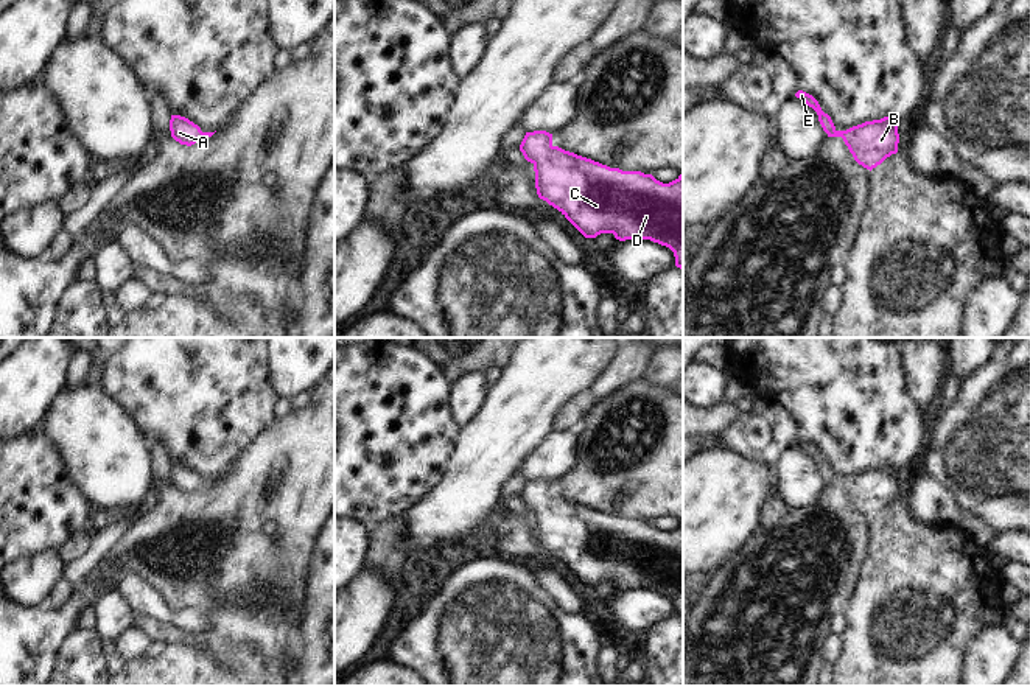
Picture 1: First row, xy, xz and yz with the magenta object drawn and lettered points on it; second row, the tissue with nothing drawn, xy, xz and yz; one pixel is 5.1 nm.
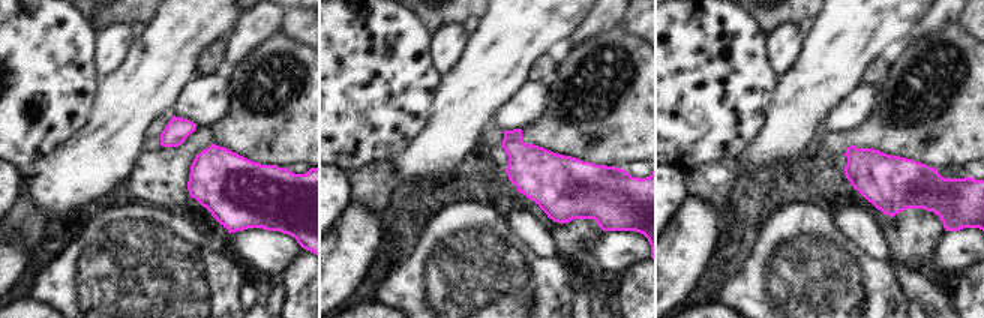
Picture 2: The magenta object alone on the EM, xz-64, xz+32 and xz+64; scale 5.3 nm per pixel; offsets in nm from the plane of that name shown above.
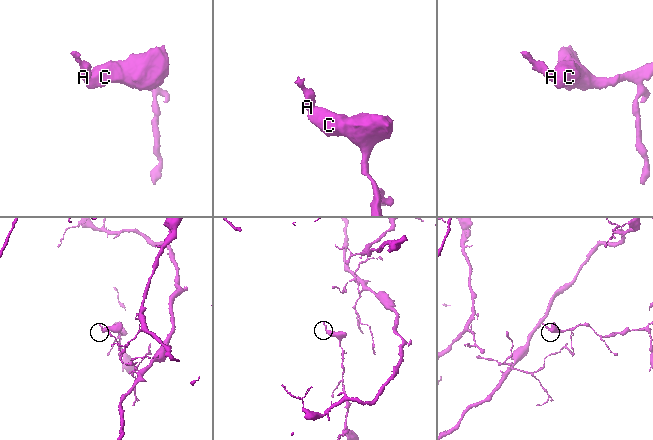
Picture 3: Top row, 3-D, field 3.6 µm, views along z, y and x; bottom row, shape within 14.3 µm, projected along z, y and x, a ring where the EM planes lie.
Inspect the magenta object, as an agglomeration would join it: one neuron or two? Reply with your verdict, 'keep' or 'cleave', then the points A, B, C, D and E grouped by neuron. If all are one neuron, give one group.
keep | A B C D E

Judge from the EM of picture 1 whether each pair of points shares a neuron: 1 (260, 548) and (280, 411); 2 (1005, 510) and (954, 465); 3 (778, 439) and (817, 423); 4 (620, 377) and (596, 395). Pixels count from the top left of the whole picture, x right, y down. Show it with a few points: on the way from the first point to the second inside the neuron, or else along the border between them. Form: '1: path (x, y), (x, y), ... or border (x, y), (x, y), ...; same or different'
1: border (290, 411), (276, 420); different
2: path (993, 498), (966, 472); same
3: border (777, 402), (798, 428), (800, 437); different
4: path (613, 378), (602, 389); same

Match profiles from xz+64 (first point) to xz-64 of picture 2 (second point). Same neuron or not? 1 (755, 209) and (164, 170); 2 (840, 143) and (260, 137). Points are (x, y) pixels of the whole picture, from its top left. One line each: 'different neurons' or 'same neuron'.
1: different neurons
2: same neuron

